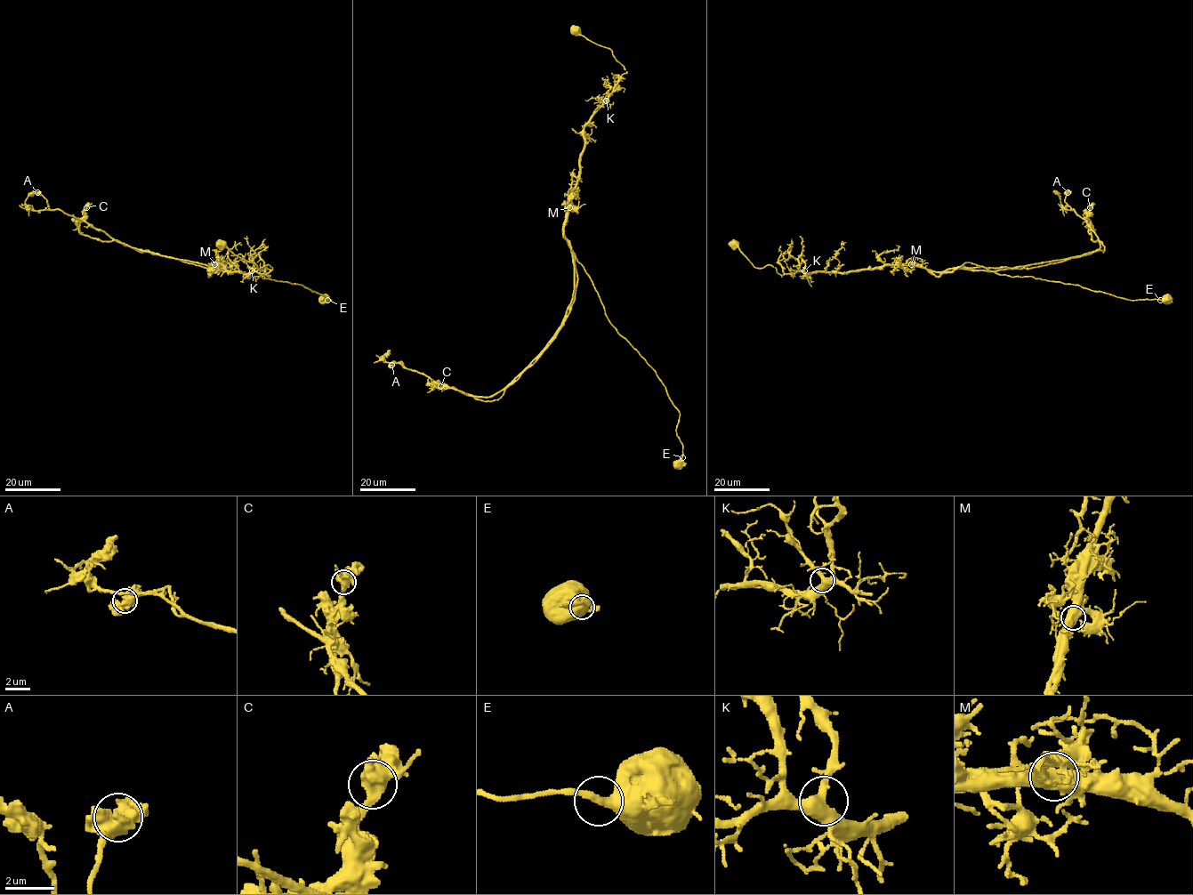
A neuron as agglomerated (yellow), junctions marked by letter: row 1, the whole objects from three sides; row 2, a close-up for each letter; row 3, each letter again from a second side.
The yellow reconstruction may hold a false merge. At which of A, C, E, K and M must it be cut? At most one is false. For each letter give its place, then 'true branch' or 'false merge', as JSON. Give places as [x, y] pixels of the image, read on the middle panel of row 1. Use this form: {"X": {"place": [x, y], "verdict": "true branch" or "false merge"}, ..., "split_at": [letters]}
{"A": {"place": [391, 365], "verdict": "true branch"}, "C": {"place": [440, 386], "verdict": "true branch"}, "E": {"place": [682, 457], "verdict": "true branch"}, "K": {"place": [606, 100], "verdict": "true branch"}, "M": {"place": [569, 207], "verdict": "false merge"}, "split_at": ["M"]}

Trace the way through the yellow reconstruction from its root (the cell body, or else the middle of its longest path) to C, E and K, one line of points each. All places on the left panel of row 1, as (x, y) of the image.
C: (221, 245), (272, 269), (209, 271), (219, 270), (142, 251), (91, 226), (86, 207)
E: (221, 245), (272, 269), (209, 271), (228, 262), (327, 300)
K: (221, 245), (258, 268), (268, 264), (272, 268), (266, 275), (252, 270)

